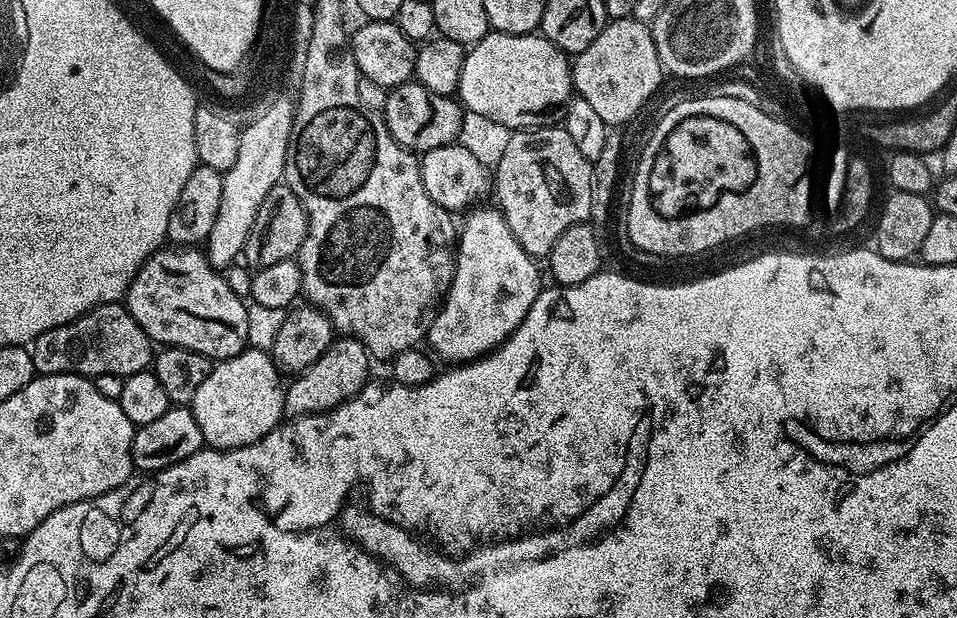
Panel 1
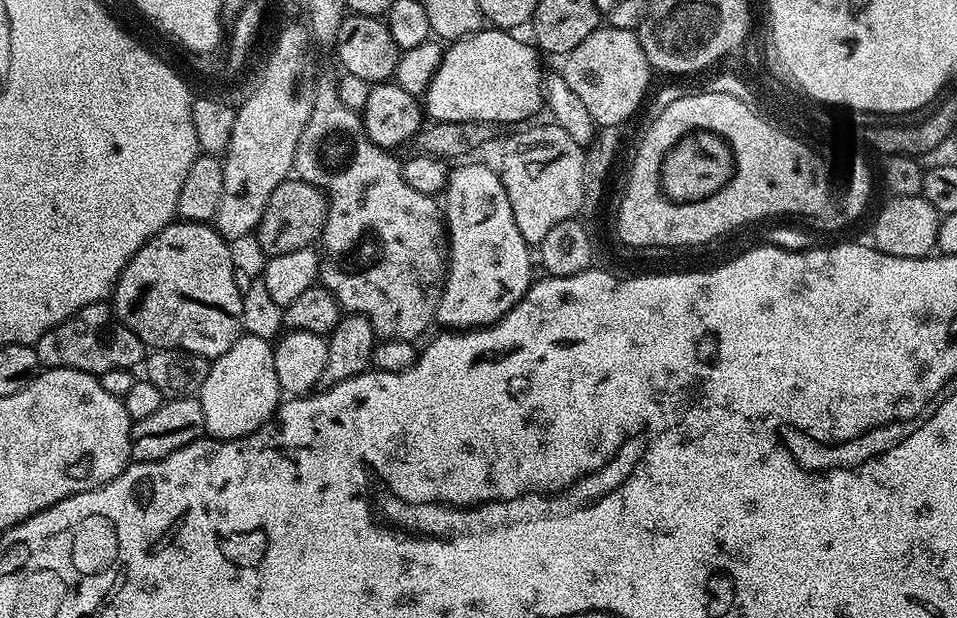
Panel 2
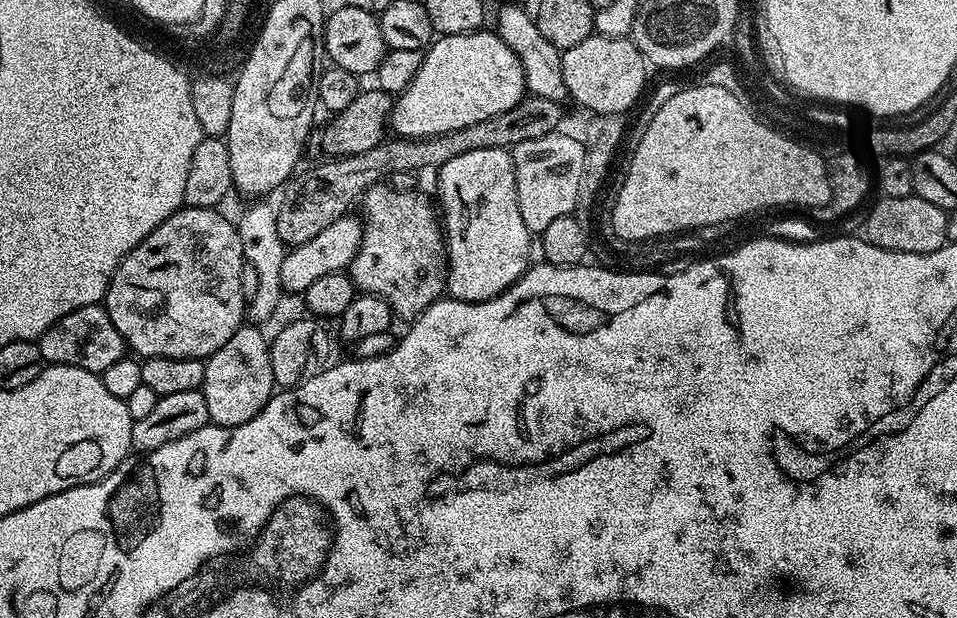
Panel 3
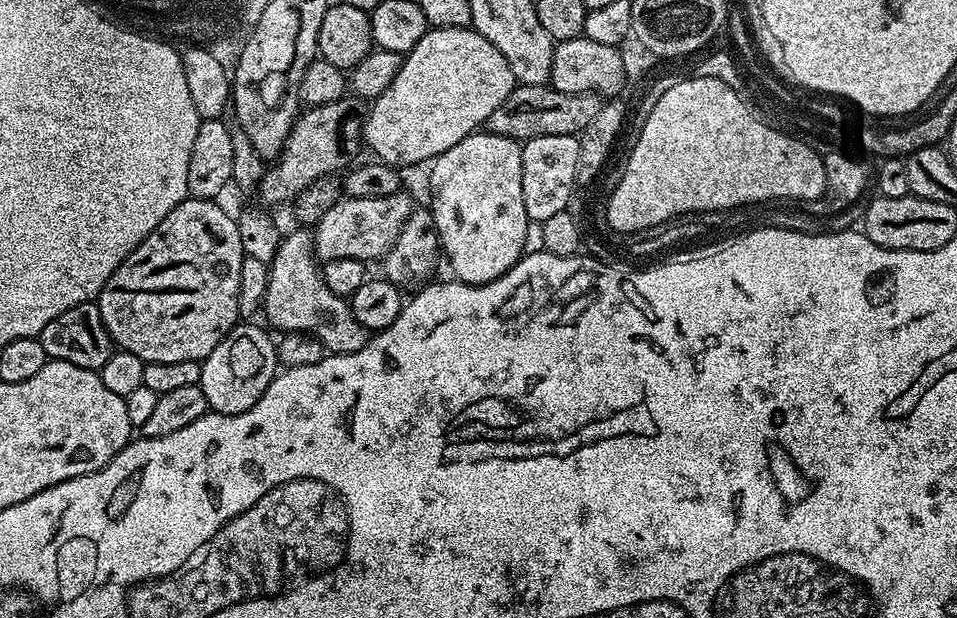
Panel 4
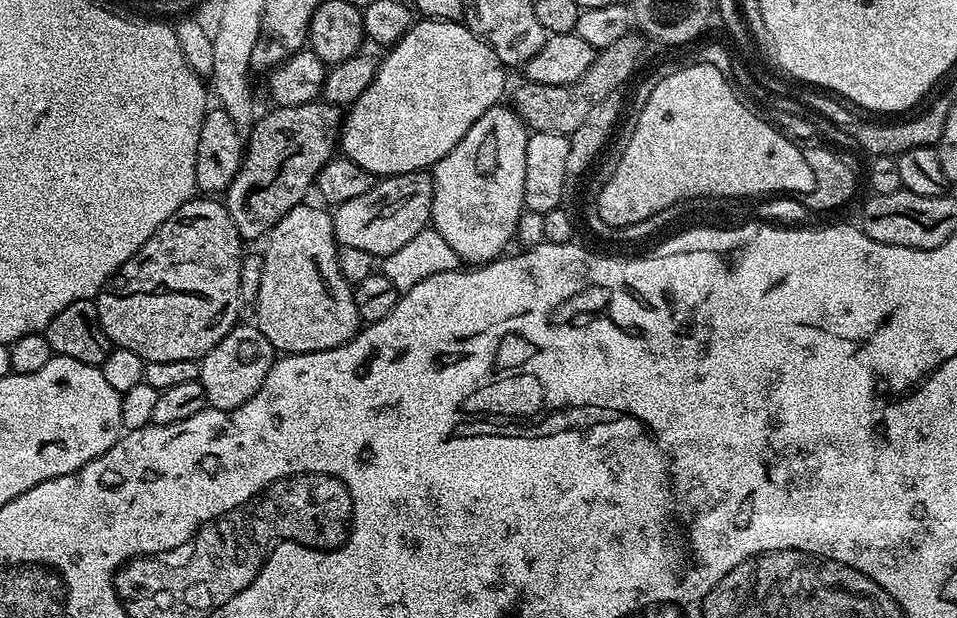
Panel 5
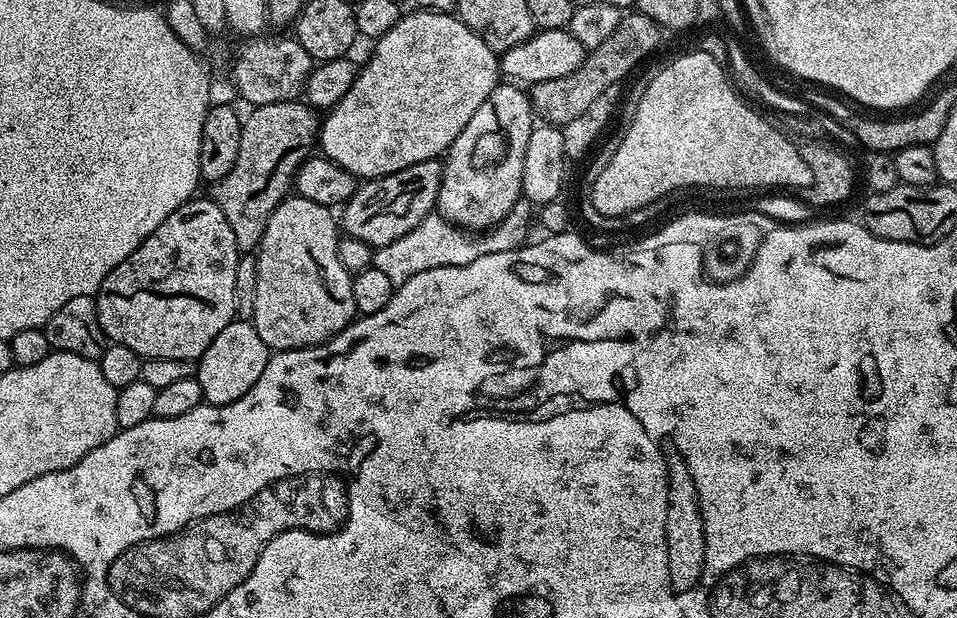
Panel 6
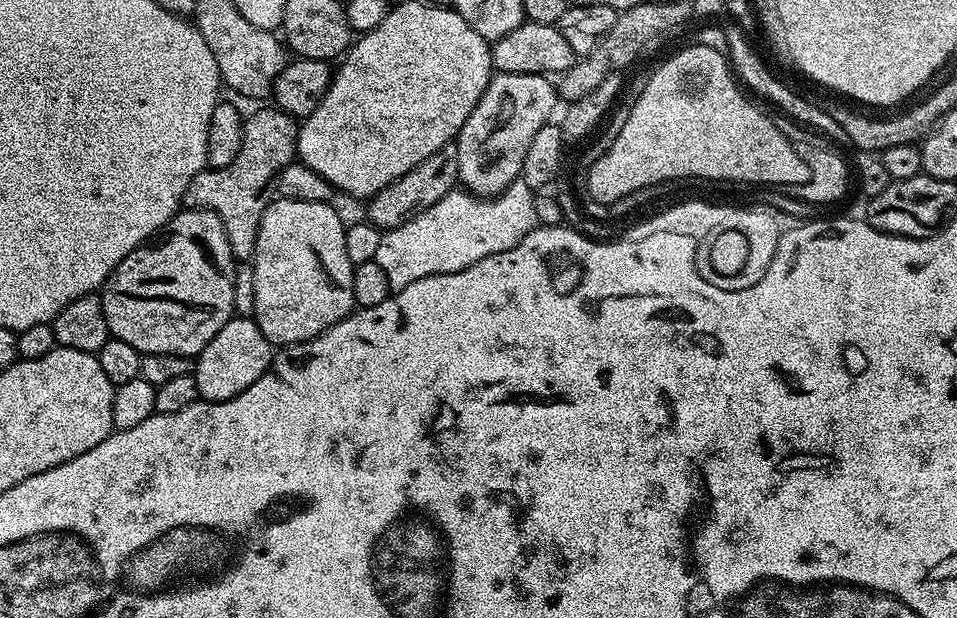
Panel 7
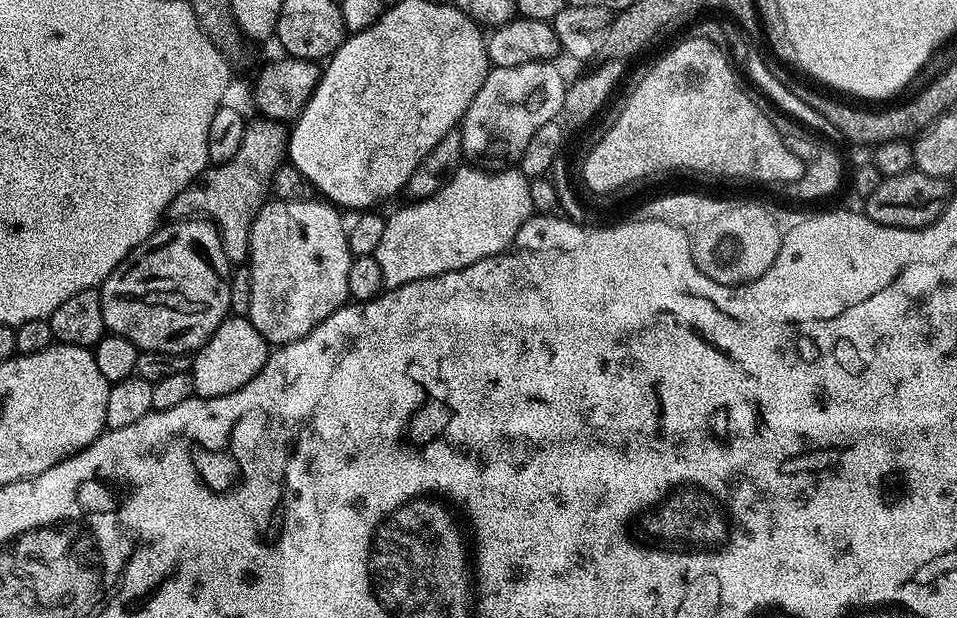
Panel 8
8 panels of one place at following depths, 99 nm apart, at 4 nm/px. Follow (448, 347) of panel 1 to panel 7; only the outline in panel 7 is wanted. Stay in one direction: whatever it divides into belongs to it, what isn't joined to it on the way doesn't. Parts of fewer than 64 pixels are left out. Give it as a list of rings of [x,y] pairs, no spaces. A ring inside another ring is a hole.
[[[506,74],[493,75],[478,106],[466,118],[460,135],[456,137],[459,183],[472,195],[481,198],[499,196],[503,188],[521,179],[526,150],[534,134],[543,124],[553,119],[552,111],[558,105],[558,88],[547,75]]]

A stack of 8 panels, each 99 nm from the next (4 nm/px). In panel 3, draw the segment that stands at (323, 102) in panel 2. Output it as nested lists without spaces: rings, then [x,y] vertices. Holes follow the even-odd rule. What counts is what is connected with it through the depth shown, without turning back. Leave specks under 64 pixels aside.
[[[381,182],[379,184],[375,184],[374,187],[368,189],[368,191],[364,193],[364,195],[362,197],[362,205],[364,204],[364,216],[362,215],[362,223],[364,225],[364,237],[362,238],[362,242],[360,243],[360,249],[358,250],[358,254],[353,258],[352,263],[349,264],[346,269],[348,275],[352,277],[352,283],[356,285],[357,289],[359,289],[359,291],[361,293],[369,292],[370,294],[374,294],[375,296],[380,296],[381,298],[383,298],[384,301],[386,301],[386,303],[388,303],[388,305],[390,305],[390,307],[392,307],[393,313],[395,313],[395,315],[397,317],[399,317],[399,319],[401,316],[401,318],[404,319],[404,322],[411,322],[411,321],[415,320],[416,317],[422,315],[422,313],[427,308],[429,308],[434,303],[435,300],[441,299],[441,297],[443,297],[445,295],[446,285],[448,282],[448,261],[446,259],[446,233],[442,227],[441,217],[438,215],[437,209],[434,207],[434,204],[433,204],[434,209],[432,209],[431,202],[428,201],[426,197],[419,196],[418,193],[419,193],[419,191],[416,191],[416,190],[413,190],[411,192],[399,192],[398,190],[394,190],[387,183],[384,183],[384,182]]]

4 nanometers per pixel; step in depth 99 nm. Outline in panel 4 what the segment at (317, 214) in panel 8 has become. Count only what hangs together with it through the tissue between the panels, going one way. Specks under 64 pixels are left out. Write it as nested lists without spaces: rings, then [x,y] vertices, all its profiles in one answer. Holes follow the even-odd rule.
[[[300,231],[304,232],[292,232],[289,236],[287,233],[281,239],[272,263],[268,265],[268,285],[262,305],[263,315],[268,315],[269,322],[274,327],[281,328],[281,333],[304,333],[312,336],[329,353],[350,354],[354,350],[362,350],[370,339],[368,329],[362,326],[362,322],[358,322],[358,318],[354,318],[351,303],[345,297],[334,294],[330,286],[326,286],[321,265],[312,251],[312,232]]]

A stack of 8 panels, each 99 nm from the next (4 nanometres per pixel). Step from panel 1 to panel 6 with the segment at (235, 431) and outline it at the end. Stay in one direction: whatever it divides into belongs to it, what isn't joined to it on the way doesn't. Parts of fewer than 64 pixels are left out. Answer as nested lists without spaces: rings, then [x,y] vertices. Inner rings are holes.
[[[239,318],[230,321],[226,330],[206,346],[204,353],[196,366],[195,378],[202,386],[202,394],[205,401],[210,404],[233,404],[258,378],[262,378],[262,370],[266,370],[266,362],[270,355],[270,349],[262,338],[258,338],[258,330],[247,320]]]

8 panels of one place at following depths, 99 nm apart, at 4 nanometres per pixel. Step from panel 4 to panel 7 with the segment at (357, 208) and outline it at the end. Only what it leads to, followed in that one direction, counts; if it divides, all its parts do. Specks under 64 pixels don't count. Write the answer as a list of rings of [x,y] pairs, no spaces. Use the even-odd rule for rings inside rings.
[[[455,143],[442,146],[442,150],[430,154],[430,158],[426,158],[426,162],[418,162],[418,166],[414,166],[414,170],[402,174],[402,178],[398,178],[367,201],[367,223],[375,224],[381,230],[397,228],[411,216],[416,216],[422,210],[434,206],[434,202],[438,202],[448,192],[453,191],[457,187],[459,178]]]

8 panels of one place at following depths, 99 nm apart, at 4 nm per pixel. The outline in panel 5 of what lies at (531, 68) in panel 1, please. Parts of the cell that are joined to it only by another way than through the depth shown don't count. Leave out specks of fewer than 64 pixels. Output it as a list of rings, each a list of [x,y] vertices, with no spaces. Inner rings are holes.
[[[427,18],[417,19],[413,23],[412,29],[398,43],[387,49],[383,55],[384,61],[381,59],[377,63],[376,73],[370,82],[370,86],[366,86],[366,90],[362,90],[362,94],[347,109],[338,137],[339,151],[347,159],[352,160],[358,166],[362,166],[362,170],[366,170],[374,178],[397,176],[407,172],[422,172],[431,169],[439,160],[446,158],[446,154],[450,154],[450,150],[454,150],[454,146],[458,146],[458,142],[464,137],[466,130],[470,130],[470,126],[474,126],[474,122],[478,122],[478,118],[482,118],[482,114],[486,114],[486,110],[495,108],[501,103],[500,95],[504,92],[505,65],[501,64],[491,46],[485,40],[479,40],[469,30],[468,25],[463,22],[429,20]]]

